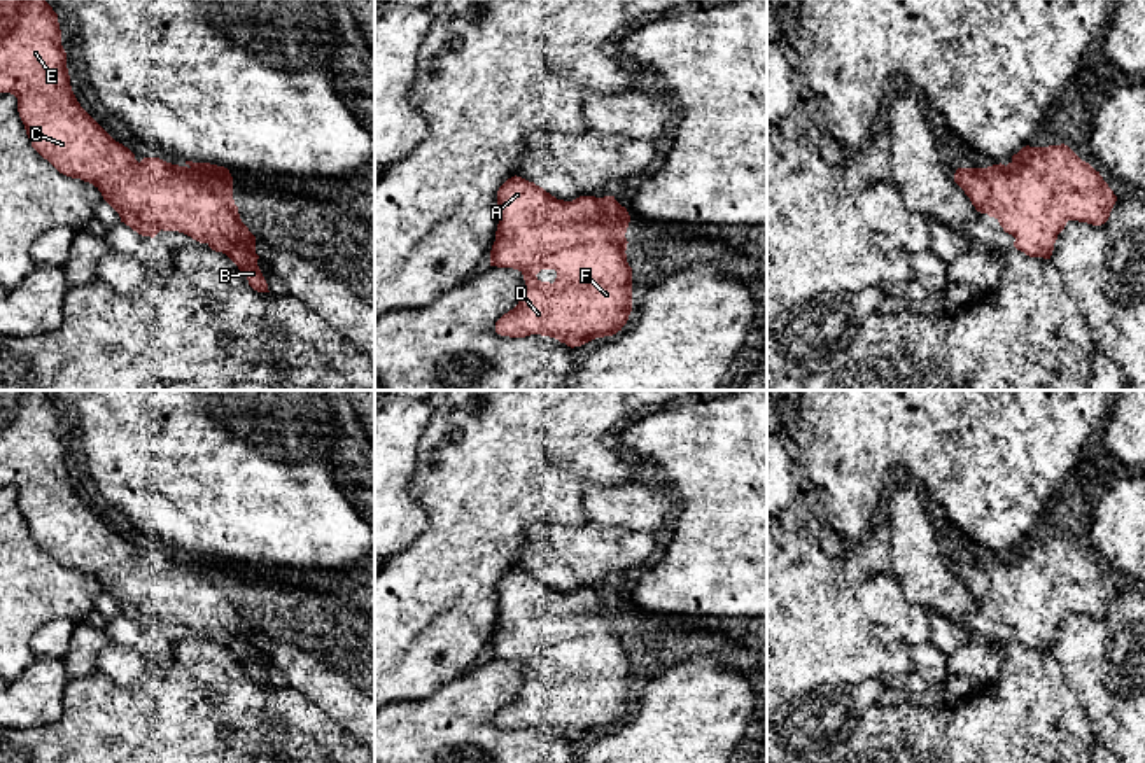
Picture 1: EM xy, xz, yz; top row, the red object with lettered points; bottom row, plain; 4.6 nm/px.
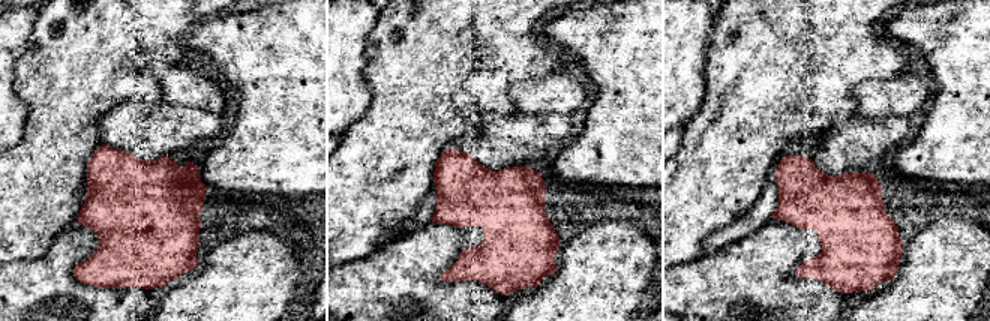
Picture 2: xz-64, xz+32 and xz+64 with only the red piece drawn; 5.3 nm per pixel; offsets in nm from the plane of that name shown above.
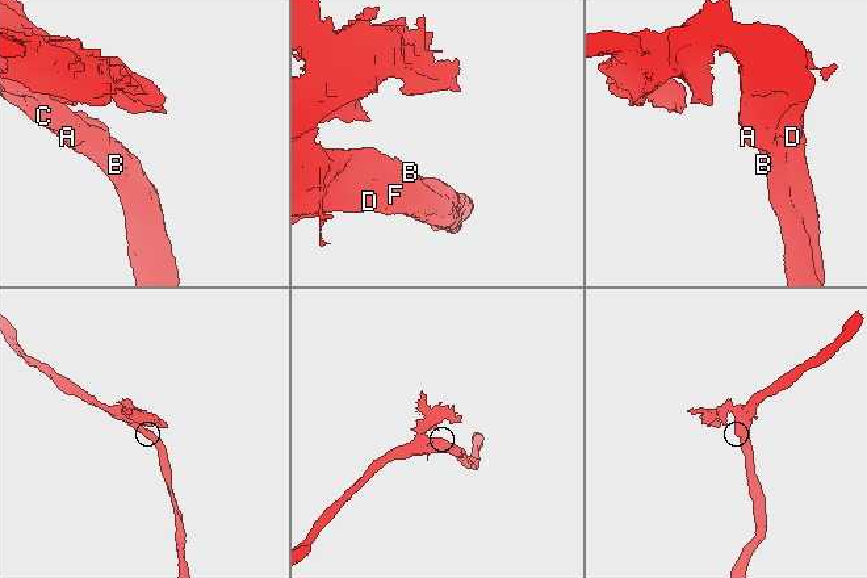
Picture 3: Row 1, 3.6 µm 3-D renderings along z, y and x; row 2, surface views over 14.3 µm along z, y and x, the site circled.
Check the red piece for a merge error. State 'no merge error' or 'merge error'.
no merge error

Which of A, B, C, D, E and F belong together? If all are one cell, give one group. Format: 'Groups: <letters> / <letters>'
Groups: A B C D E F

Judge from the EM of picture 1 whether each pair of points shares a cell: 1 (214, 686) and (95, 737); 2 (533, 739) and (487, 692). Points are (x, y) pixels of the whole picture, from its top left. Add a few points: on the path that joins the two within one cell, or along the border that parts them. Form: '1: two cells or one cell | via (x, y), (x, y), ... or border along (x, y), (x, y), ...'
1: one cell | via (184, 716), (163, 737), (125, 737)
2: one cell | via (512, 739), (492, 739), (478, 725), (478, 713)

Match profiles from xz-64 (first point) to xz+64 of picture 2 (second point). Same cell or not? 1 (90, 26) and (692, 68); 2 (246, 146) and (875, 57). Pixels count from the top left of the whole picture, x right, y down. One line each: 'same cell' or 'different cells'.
1: different cells
2: different cells

